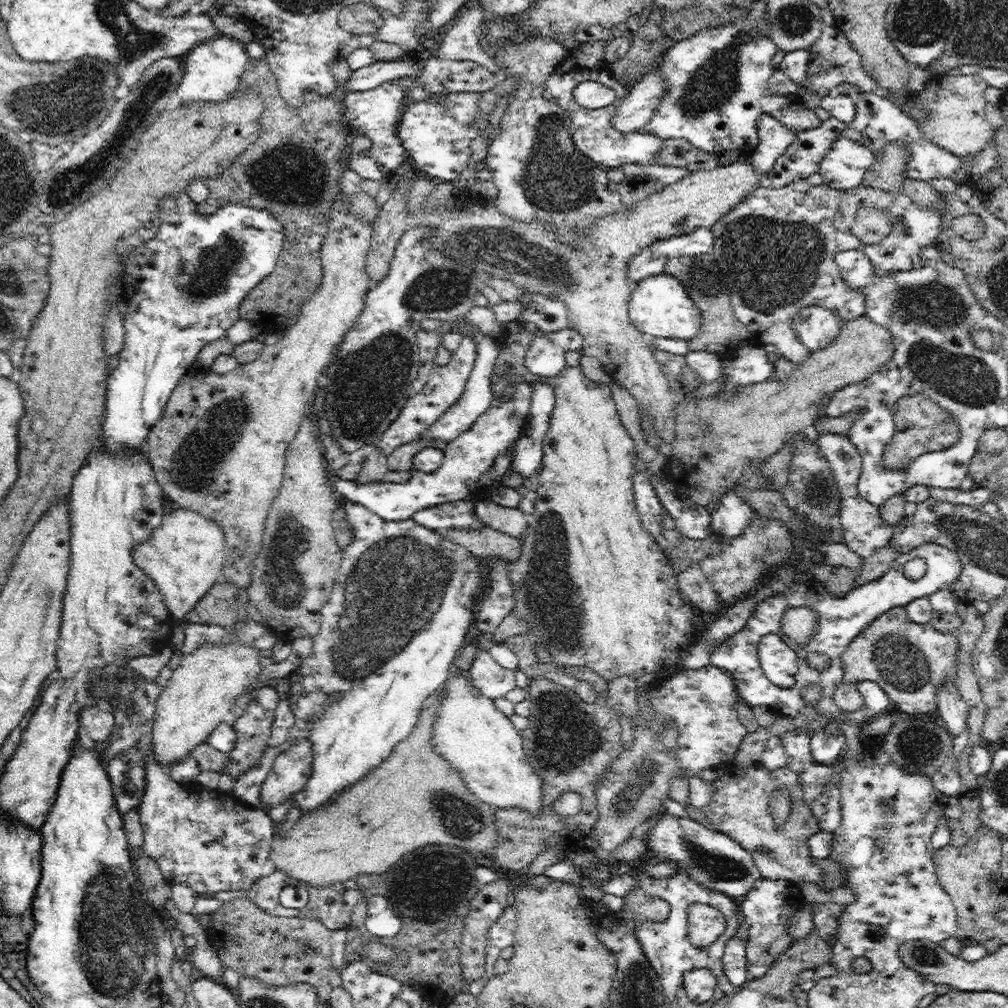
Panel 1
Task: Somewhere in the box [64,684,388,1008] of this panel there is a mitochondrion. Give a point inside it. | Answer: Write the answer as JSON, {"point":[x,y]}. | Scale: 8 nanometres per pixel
{"point":[114,961]}

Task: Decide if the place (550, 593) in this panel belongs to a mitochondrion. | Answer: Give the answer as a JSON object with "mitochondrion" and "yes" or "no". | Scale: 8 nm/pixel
{"mitochondrion":"yes"}

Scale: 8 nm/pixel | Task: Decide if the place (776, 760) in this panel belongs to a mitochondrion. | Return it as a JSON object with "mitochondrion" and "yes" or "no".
{"mitochondrion":"no"}

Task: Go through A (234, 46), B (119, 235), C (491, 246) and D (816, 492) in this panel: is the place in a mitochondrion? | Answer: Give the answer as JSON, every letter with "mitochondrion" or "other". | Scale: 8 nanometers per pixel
{"A":"other","B":"other","C":"mitochondrion","D":"mitochondrion"}

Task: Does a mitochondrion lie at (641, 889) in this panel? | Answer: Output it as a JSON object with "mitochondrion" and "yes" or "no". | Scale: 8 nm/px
{"mitochondrion":"no"}

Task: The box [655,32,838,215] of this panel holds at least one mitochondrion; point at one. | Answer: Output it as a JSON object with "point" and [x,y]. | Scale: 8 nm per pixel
{"point":[677,152]}

